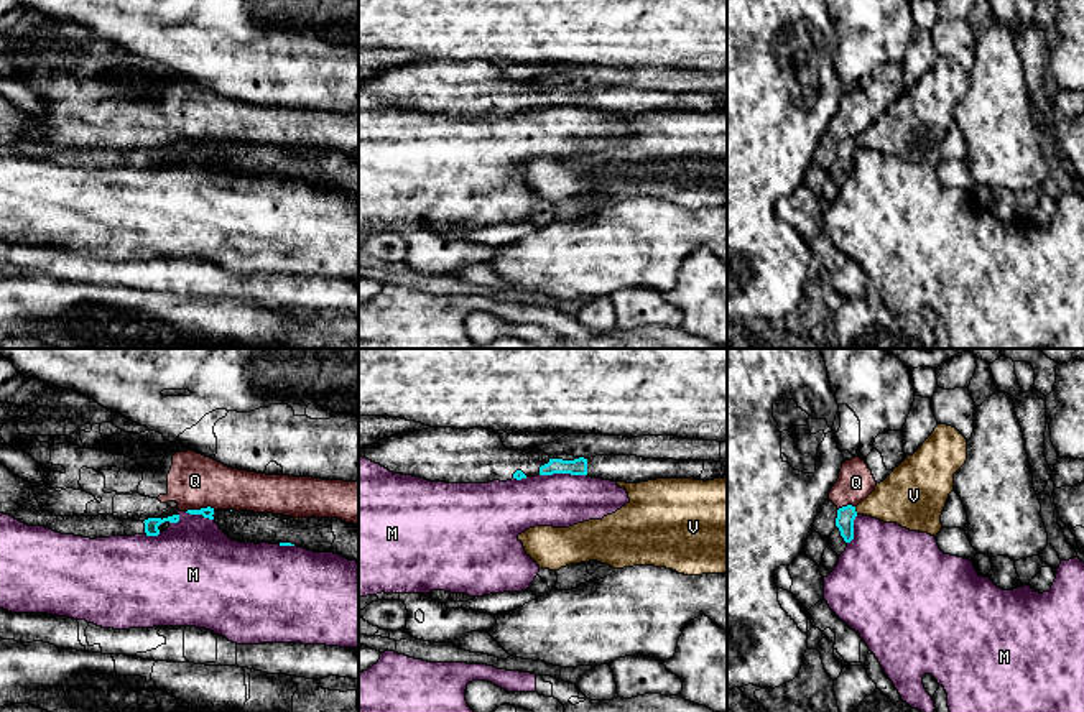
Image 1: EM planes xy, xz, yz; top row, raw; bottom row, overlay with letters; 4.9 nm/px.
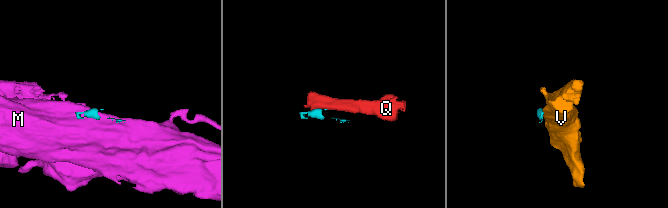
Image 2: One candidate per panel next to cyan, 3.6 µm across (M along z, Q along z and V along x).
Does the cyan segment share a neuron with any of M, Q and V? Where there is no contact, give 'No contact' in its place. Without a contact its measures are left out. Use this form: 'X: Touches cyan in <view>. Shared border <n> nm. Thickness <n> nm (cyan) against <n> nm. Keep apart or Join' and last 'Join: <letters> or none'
M: Touches cyan in xz. Shared border 240 nm. Thickness 80 nm (cyan) against 260 nm. Keep apart
Q: Touches cyan in xy. Shared border 140 nm. Thickness 50 nm (cyan) against 260 nm. Keep apart
V: Touches cyan in yz. Shared border 40 nm. Thickness 90 nm (cyan) against 260 nm. Keep apart
Join: none

